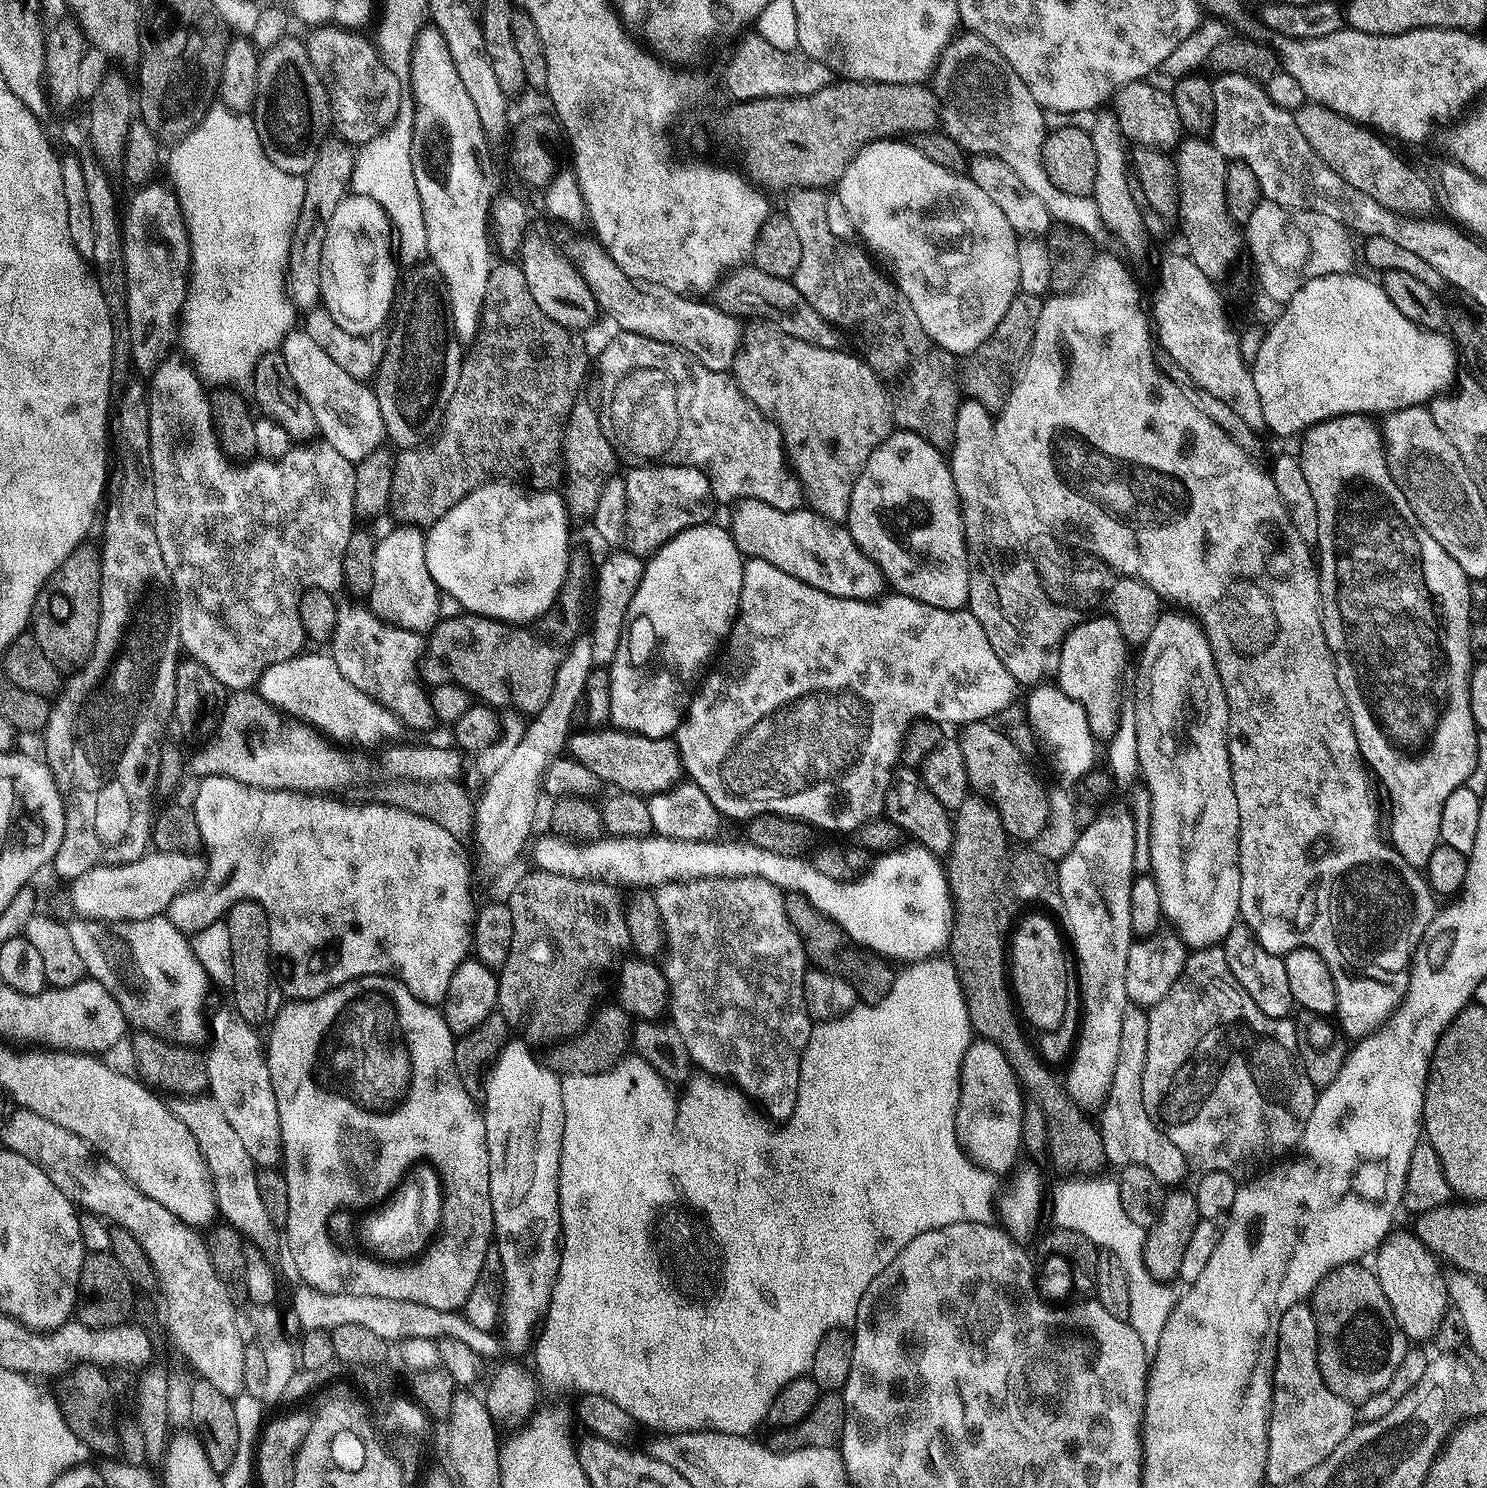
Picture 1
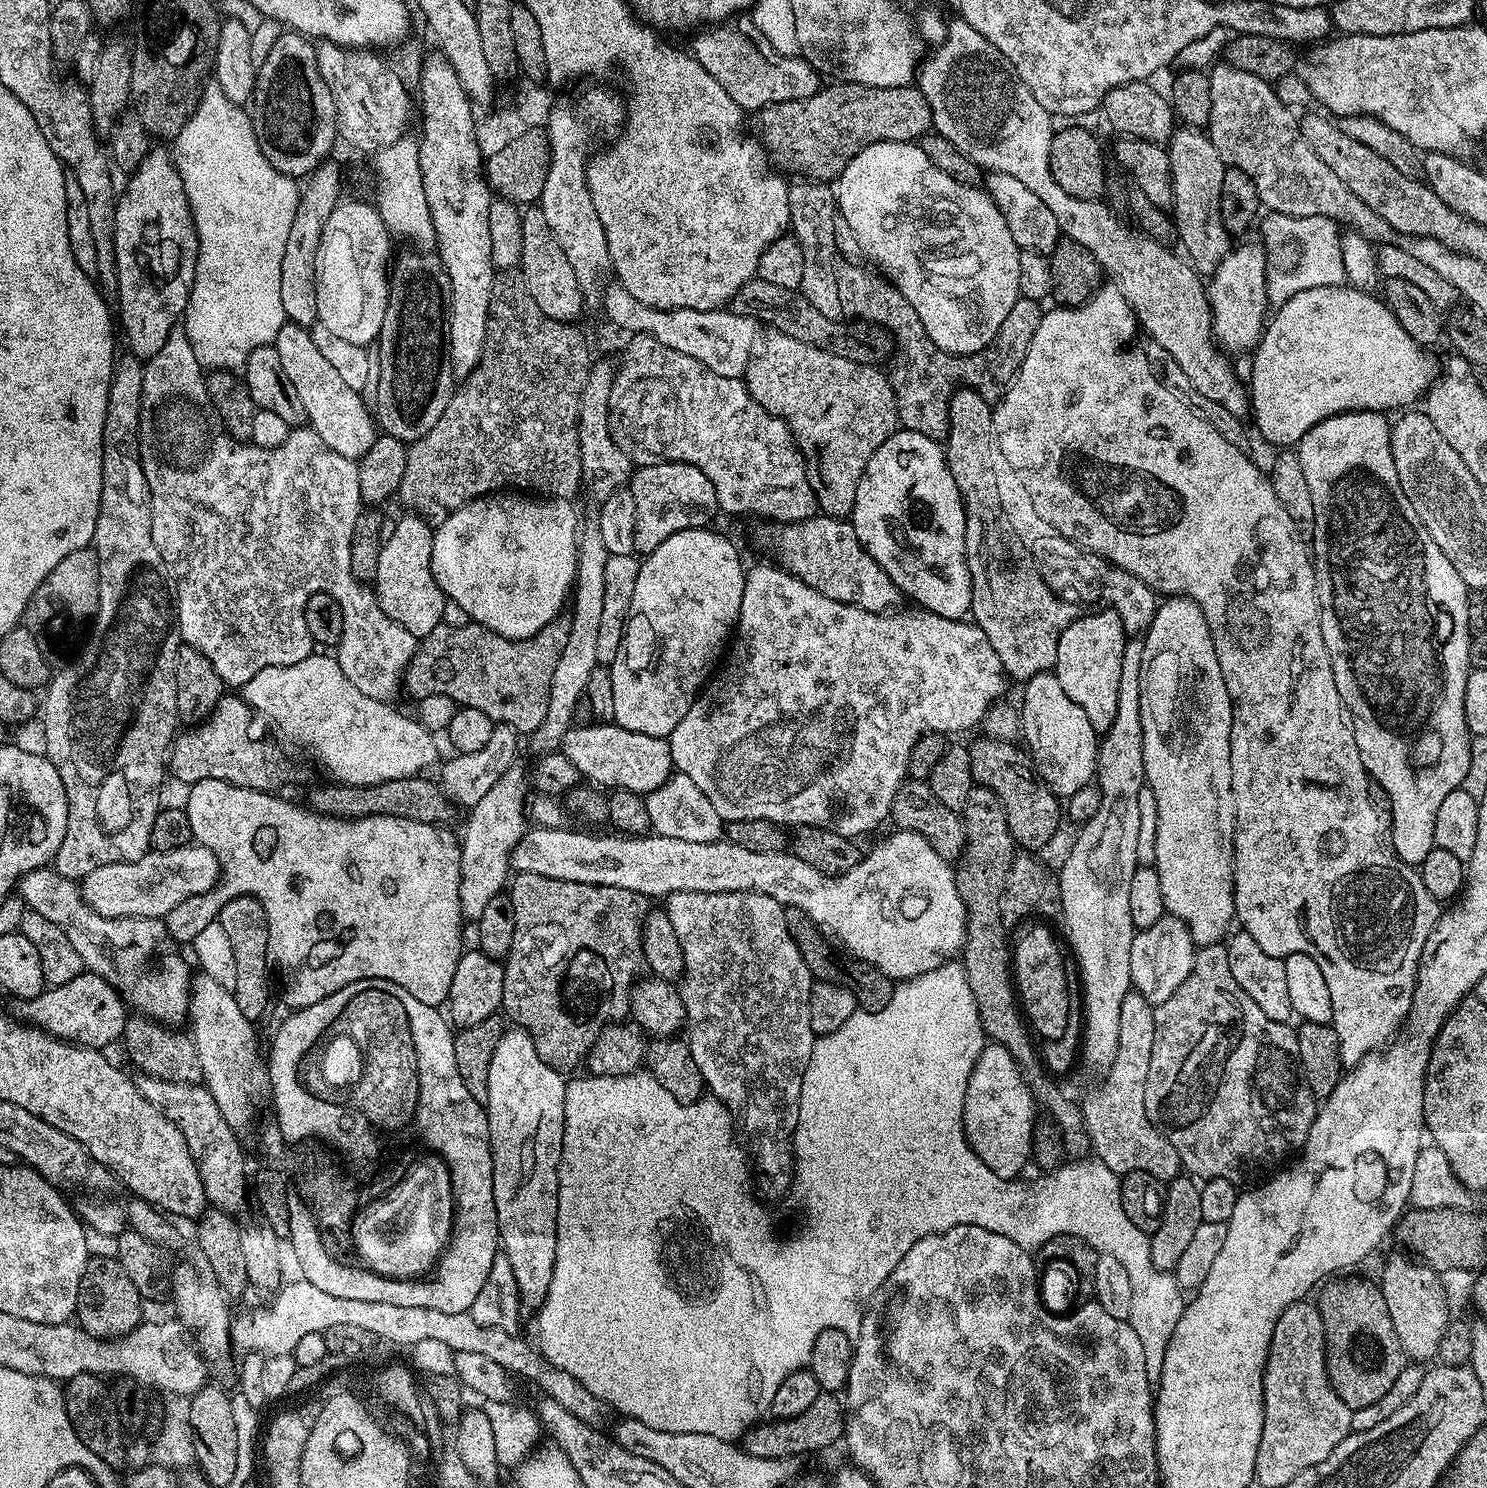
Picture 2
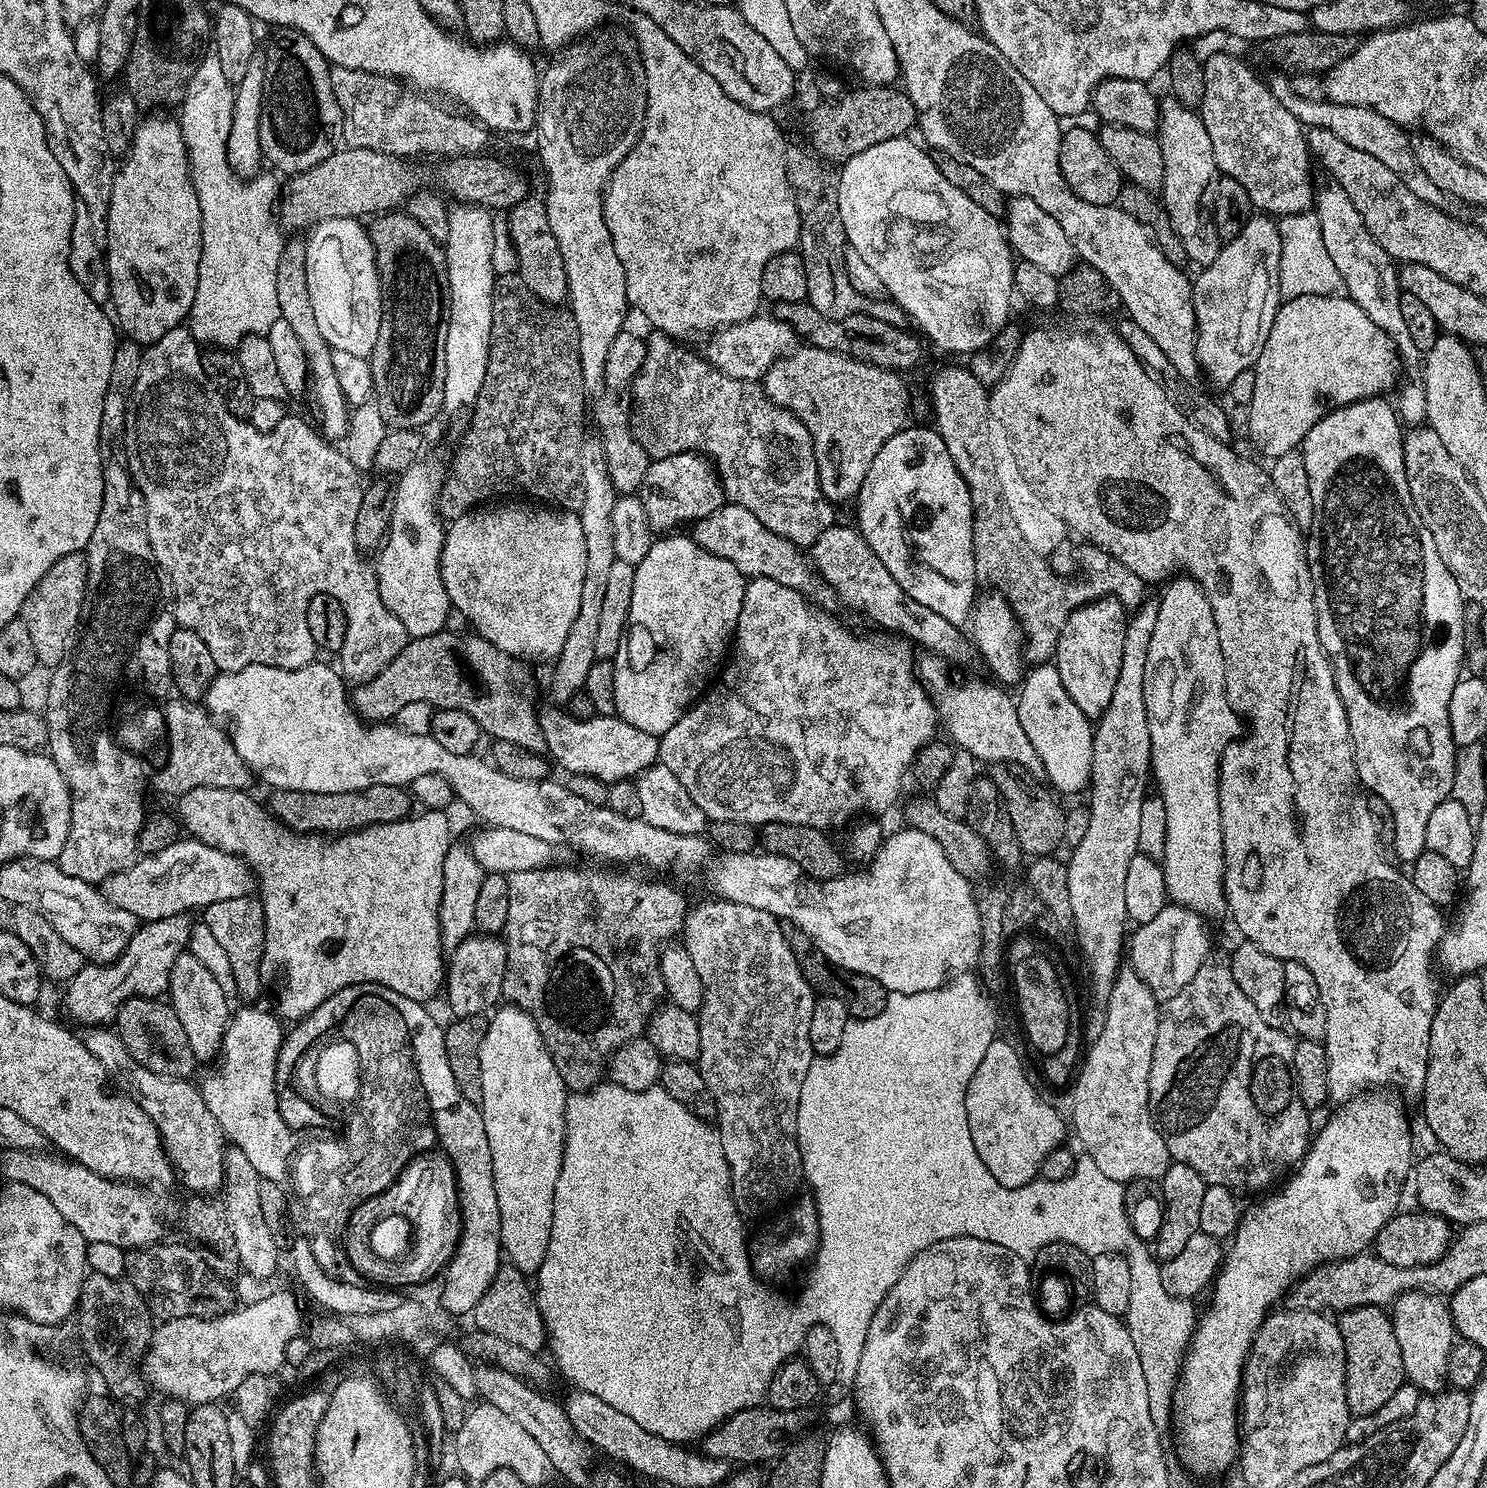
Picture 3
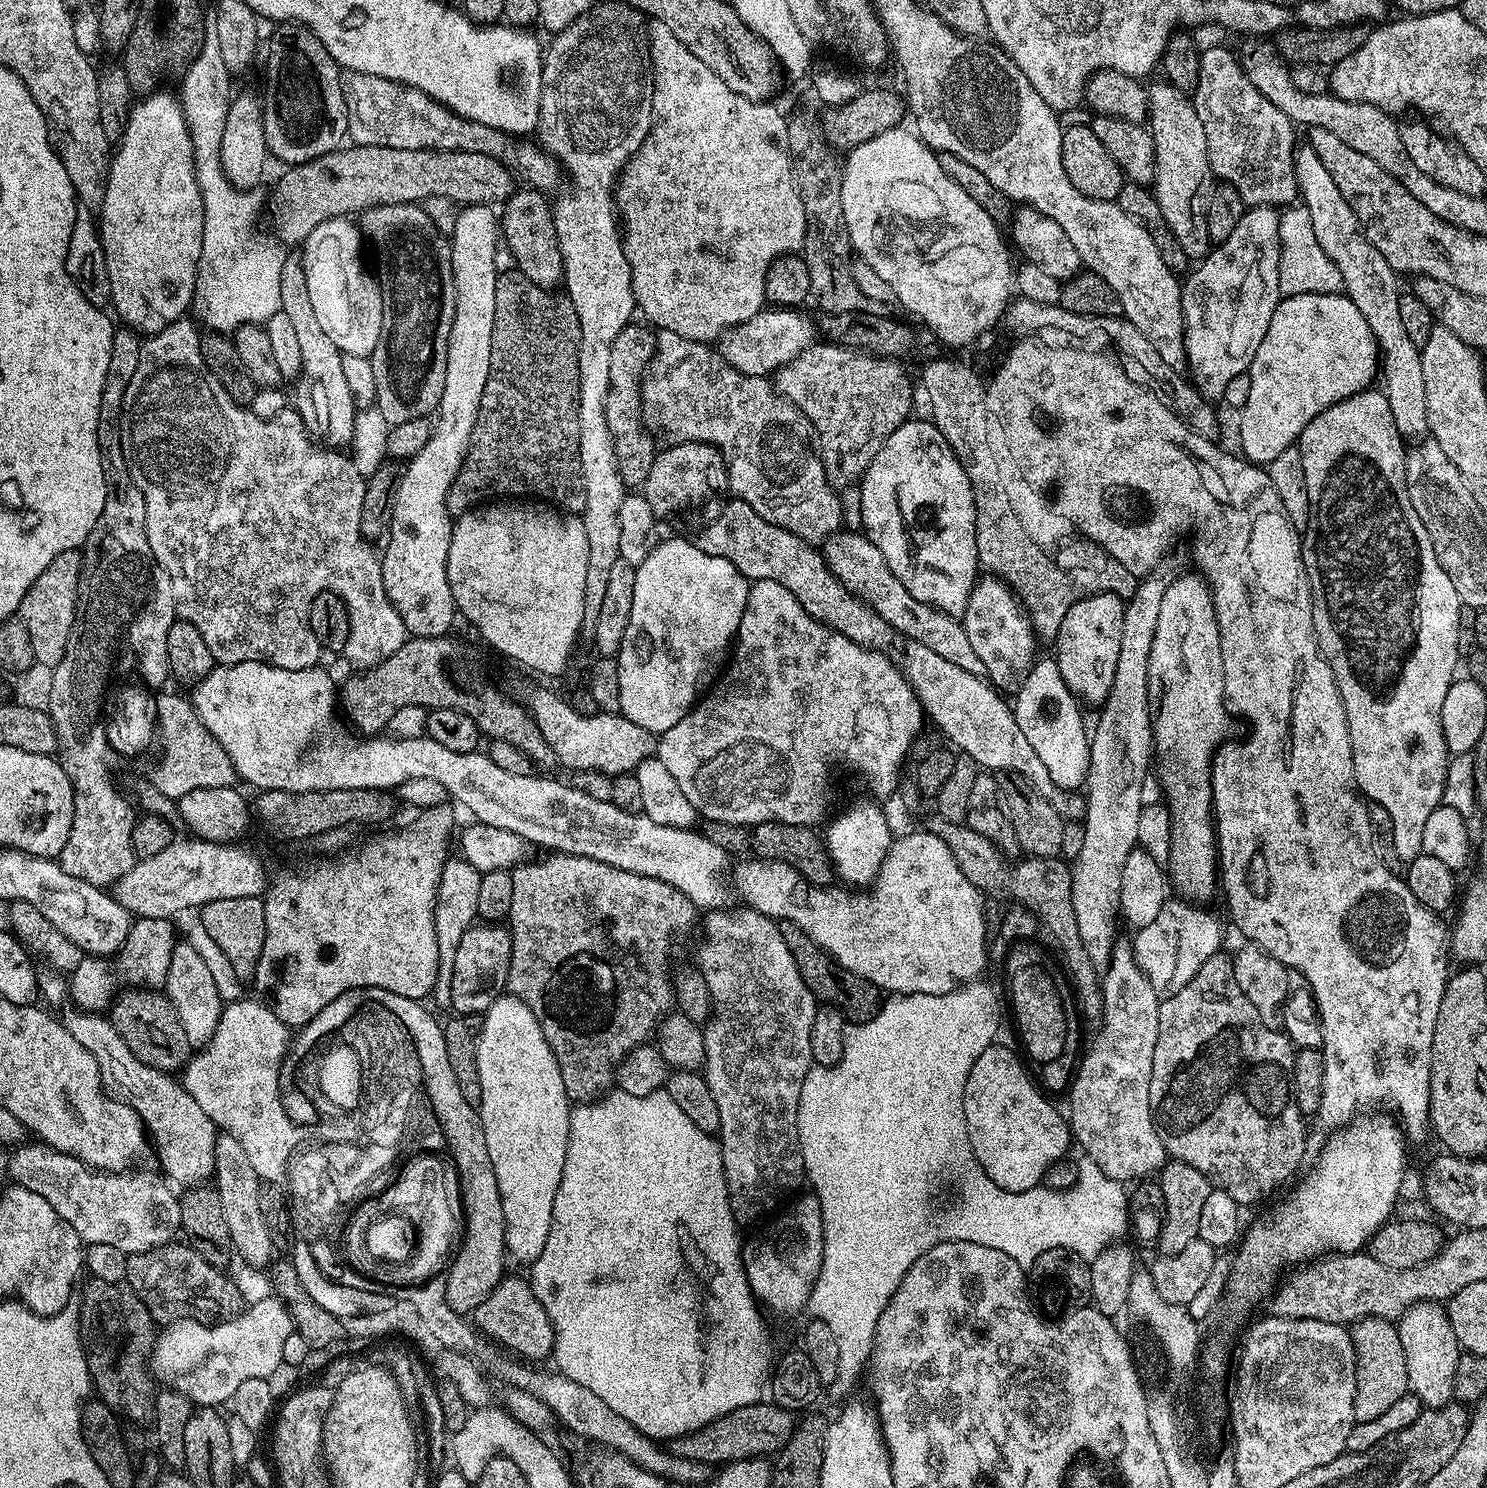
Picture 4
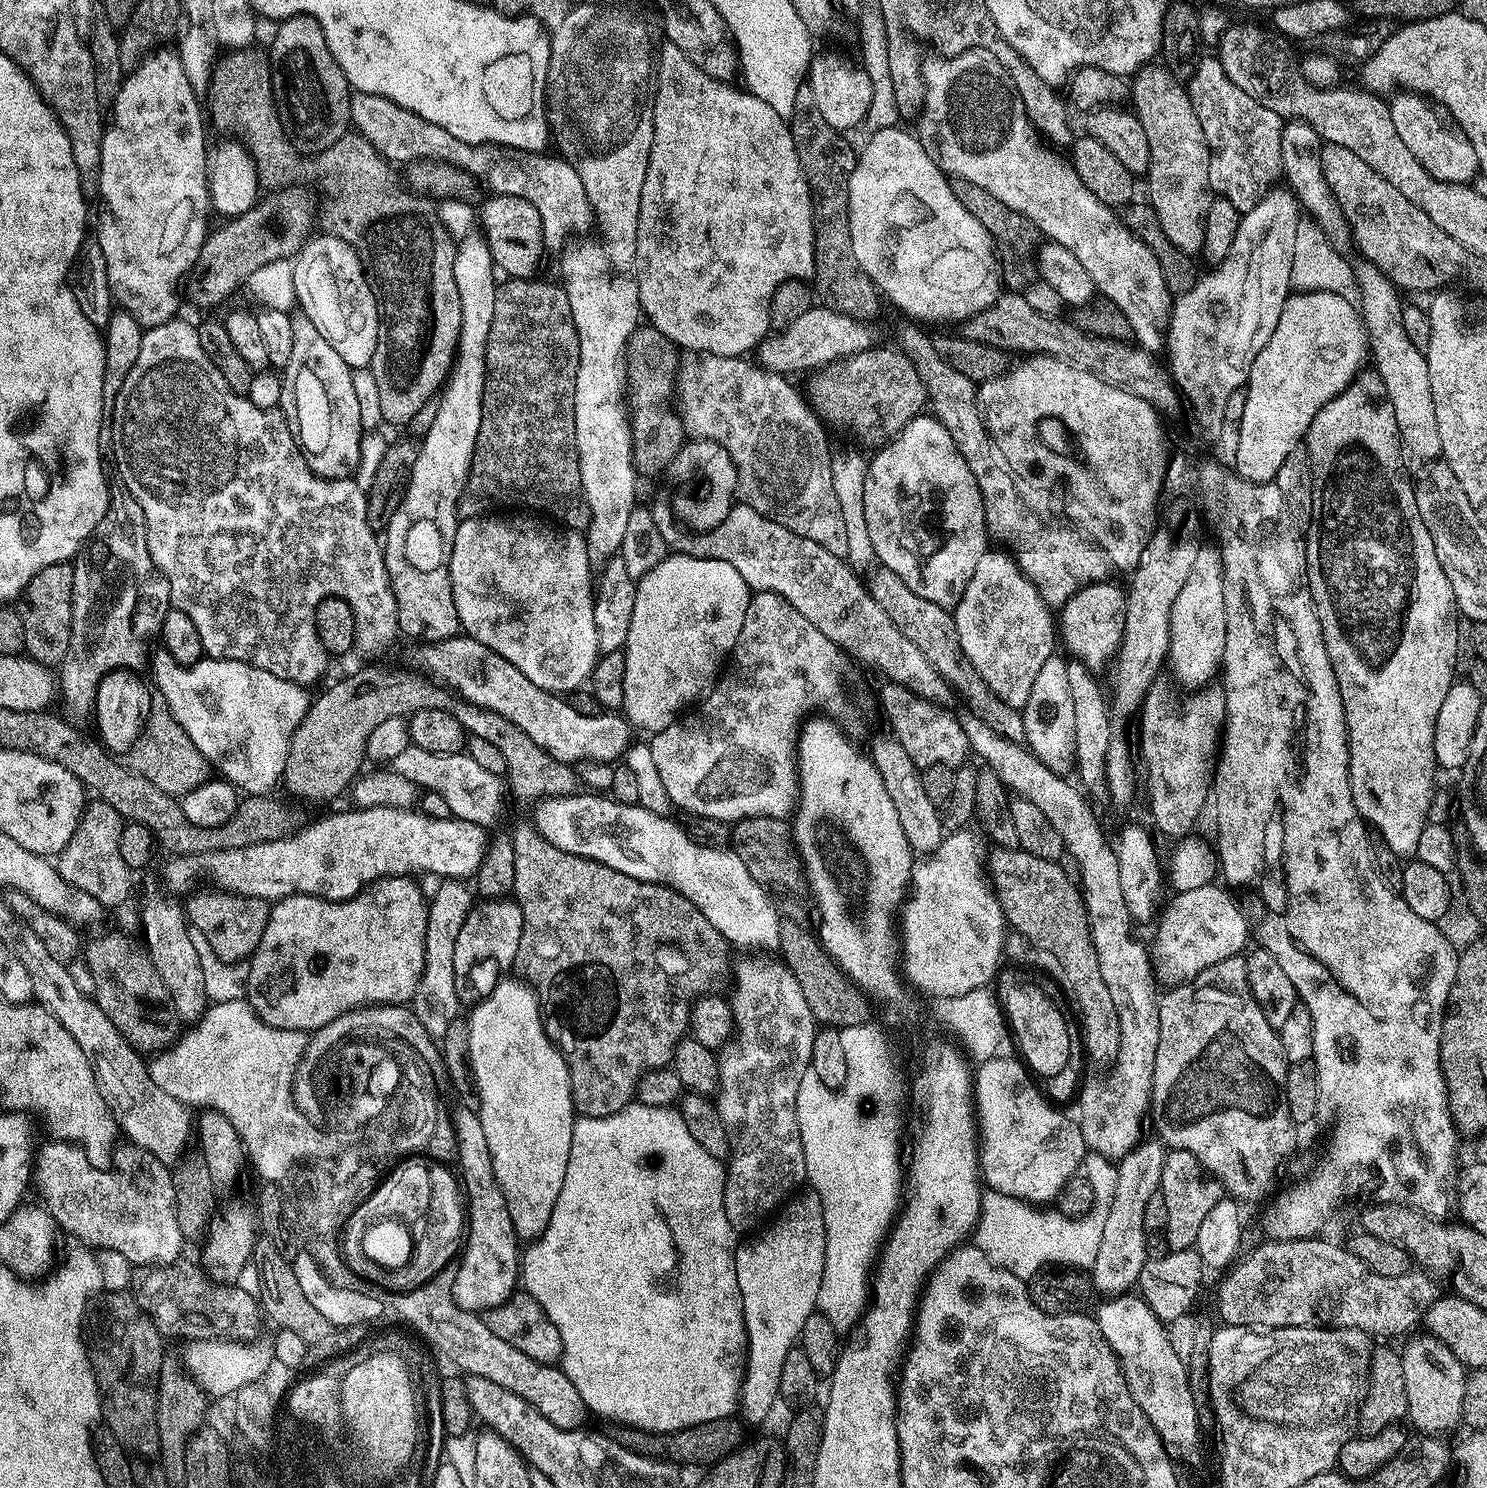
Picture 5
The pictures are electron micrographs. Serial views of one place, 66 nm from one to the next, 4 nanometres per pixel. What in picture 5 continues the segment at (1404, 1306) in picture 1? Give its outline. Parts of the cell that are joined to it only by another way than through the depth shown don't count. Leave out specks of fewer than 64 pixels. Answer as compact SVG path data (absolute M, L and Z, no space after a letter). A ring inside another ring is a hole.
M1433 1334L1413 1335L1400 1352L1402 1374L1406 1378L1407 1419L1420 1434L1444 1434L1462 1420L1466 1368L1458 1357Z

